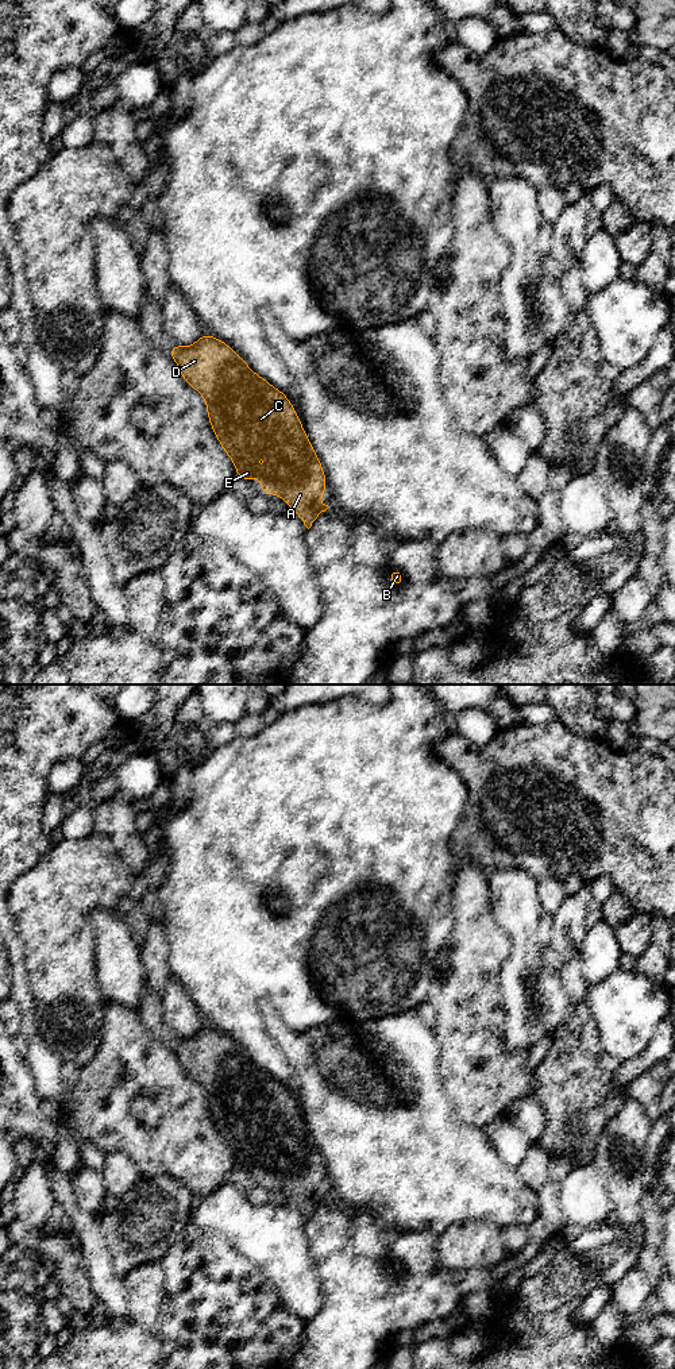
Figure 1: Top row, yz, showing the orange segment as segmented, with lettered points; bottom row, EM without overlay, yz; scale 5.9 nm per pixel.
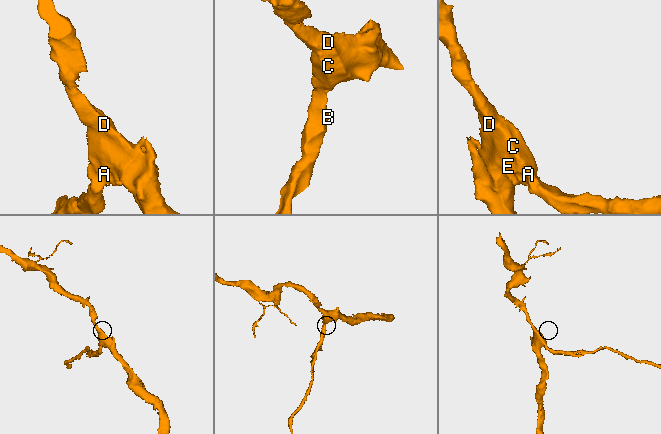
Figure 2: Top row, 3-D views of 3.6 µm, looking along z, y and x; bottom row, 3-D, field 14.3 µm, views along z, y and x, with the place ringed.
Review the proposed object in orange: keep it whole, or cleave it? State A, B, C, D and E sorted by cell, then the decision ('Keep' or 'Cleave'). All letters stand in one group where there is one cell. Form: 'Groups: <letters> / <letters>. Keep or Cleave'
Groups: A B C D E. Keep

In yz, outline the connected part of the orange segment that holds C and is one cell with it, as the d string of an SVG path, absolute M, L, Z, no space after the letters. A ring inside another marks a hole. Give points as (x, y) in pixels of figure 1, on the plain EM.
M204 1025L194 1036L174 1036L170 1049L178 1056L185 1073L205 1091L216 1130L232 1150L236 1166L251 1173L256 1166L265 1185L285 1191L309 1220L329 1198L319 1195L327 1177L319 1148L288 1088L255 1065L223 1031ZM254 1149L269 1149L267 1157L251 1156Z

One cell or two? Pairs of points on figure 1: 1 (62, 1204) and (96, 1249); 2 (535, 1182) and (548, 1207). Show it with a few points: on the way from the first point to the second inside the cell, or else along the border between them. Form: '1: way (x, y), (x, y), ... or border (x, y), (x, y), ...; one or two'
1: way (73, 1215), (91, 1238); one
2: border (551, 1157), (548, 1177), (542, 1187); two

